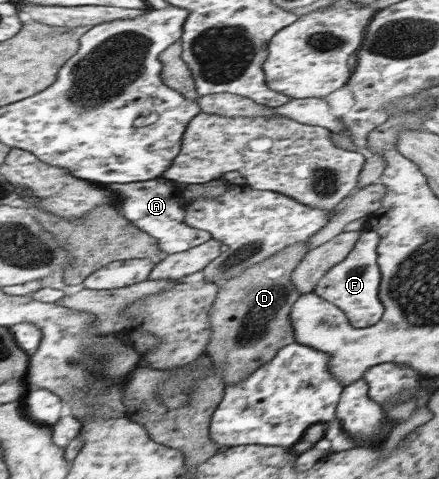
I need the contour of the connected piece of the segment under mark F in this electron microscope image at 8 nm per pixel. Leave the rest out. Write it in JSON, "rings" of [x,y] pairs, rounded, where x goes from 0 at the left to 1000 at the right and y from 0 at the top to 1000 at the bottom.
{"rings":[[[834,476],[822,482],[795,532],[754,557],[722,591],[713,612],[781,647],[784,662],[795,681],[811,687],[847,683],[868,668],[875,653],[875,637],[863,624],[861,612],[868,595],[868,568],[861,551],[859,514],[866,507],[863,489],[854,478]]]}

